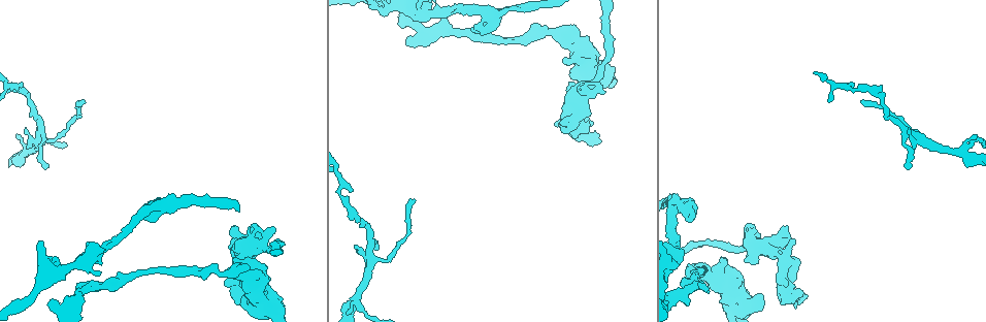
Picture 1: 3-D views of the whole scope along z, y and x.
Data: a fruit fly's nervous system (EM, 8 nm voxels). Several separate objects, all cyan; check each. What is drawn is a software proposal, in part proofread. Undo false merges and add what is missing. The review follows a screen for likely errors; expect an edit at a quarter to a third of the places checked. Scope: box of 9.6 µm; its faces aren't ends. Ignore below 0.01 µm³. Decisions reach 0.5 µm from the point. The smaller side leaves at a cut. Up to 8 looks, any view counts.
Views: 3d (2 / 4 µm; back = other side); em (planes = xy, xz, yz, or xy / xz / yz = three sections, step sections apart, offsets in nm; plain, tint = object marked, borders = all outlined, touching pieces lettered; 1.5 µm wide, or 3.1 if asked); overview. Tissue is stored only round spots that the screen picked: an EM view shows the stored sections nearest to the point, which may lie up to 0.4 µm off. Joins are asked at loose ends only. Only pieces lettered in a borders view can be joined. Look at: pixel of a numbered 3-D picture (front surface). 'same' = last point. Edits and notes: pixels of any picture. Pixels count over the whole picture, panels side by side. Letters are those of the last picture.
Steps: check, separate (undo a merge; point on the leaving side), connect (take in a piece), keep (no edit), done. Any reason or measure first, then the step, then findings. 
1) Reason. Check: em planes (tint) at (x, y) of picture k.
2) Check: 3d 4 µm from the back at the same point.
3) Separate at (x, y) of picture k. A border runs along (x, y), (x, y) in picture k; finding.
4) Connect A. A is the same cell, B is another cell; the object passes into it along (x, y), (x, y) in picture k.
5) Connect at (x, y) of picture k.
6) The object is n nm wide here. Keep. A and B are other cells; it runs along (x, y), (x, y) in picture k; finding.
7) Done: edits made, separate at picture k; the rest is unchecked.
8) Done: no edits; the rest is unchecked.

Abrupt turn. Check: em planes (borders) at (960, 152) of picture 1.

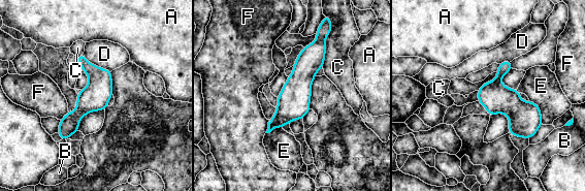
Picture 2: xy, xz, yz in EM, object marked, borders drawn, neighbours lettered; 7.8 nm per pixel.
Keep. A, B, C, D, E and F are other cells; it runs along (320, 39), (292, 105), (270, 127) in picture 2; all the same neuron.

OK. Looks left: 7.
Thin end. Check: 3d 2 µm at (416, 200) of picture 1.

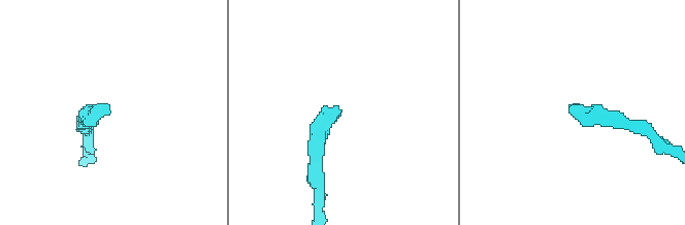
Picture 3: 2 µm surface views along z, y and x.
Shape alone is not enough. Check: em planes (tint) at (336, 107) of picture 3.

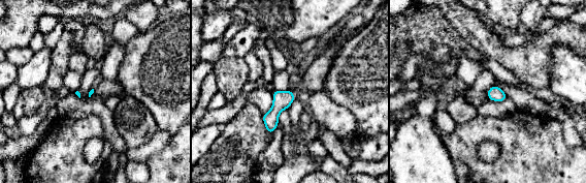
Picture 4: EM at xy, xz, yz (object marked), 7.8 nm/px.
Check: em planes (borders) at the same point.

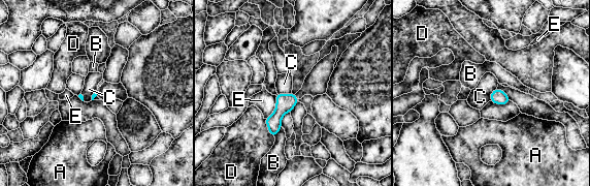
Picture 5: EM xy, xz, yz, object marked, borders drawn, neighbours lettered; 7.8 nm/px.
The longest contact is with E, 200 nm. Keep. A, B, C, D and E are other cells; no lettered piece goes on from it.

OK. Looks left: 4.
Side arm on a straight run. Check: 3d 4 µm at (677, 253) of picture 1.

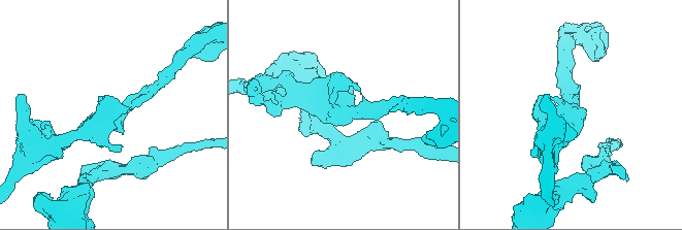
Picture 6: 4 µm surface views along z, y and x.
3 arms meet here. Check: em planes (borders) at (570, 117) of picture 6.

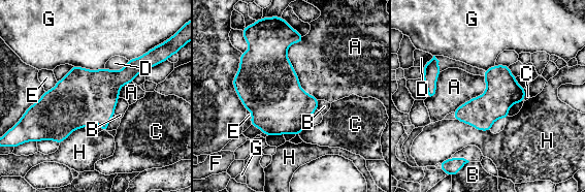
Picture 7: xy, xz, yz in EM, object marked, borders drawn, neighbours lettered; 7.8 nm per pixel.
The longest contact is with A, 500 nm. Keep. A, B, C, D, E, F, G and H are other cells; continuous, no second neuron.

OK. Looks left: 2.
Done: no edits; the rest is unchecked.

